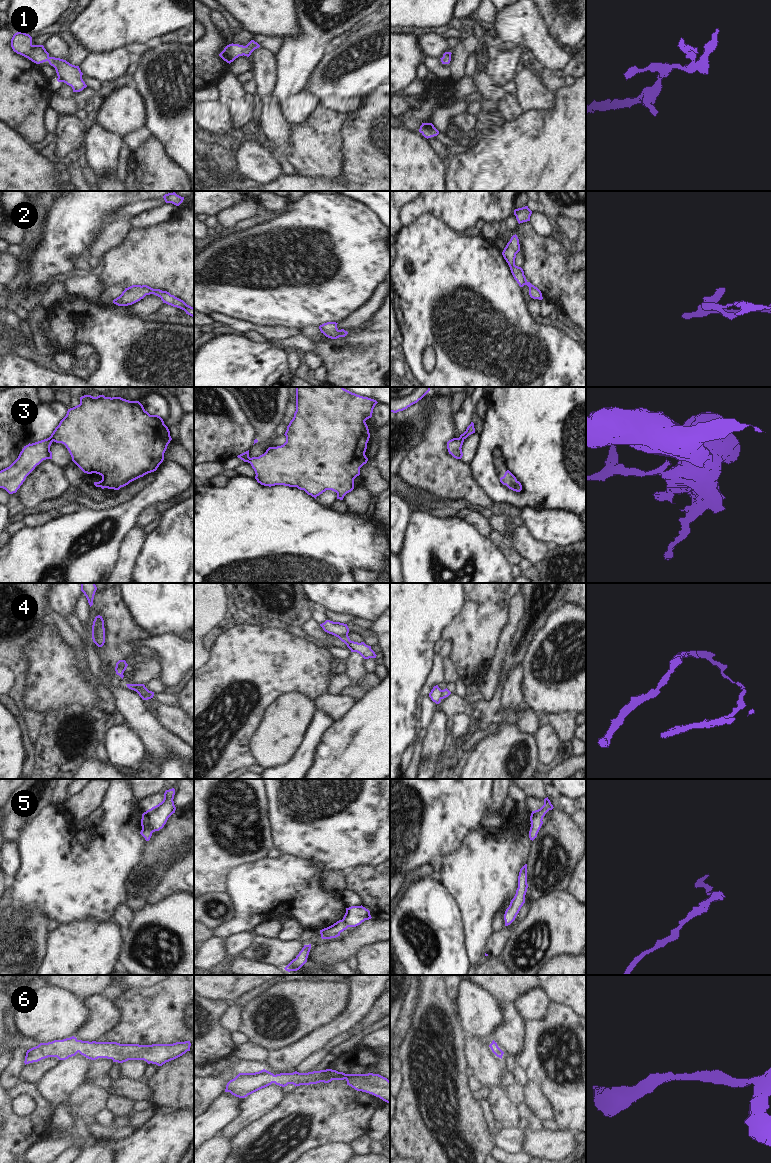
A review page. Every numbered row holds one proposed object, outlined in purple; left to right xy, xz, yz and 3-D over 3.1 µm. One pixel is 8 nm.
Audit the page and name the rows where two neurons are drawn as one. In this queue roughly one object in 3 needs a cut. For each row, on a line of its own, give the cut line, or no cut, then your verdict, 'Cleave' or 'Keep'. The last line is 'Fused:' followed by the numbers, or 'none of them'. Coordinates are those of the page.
1: No split. Keep
2: No split. Keep
3: Split along yz (460, 435), (463, 440). Cleave
4: Split along xy (149, 691), (141, 697). Cleave
5: Split along xy (145, 812), (148, 825), (153, 831). Cleave
6: No split. Keep
Fused: 3, 4, 5.

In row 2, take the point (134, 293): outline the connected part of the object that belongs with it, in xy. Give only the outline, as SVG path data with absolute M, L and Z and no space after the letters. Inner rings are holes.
M132 285L128 288L125 288L122 294L113 300L113 303L118 306L128 306L140 301L146 295L150 294L160 297L163 303L180 308L184 310L186 314L194 317L194 308L187 305L183 300L171 295L167 291L153 289L147 285Z

